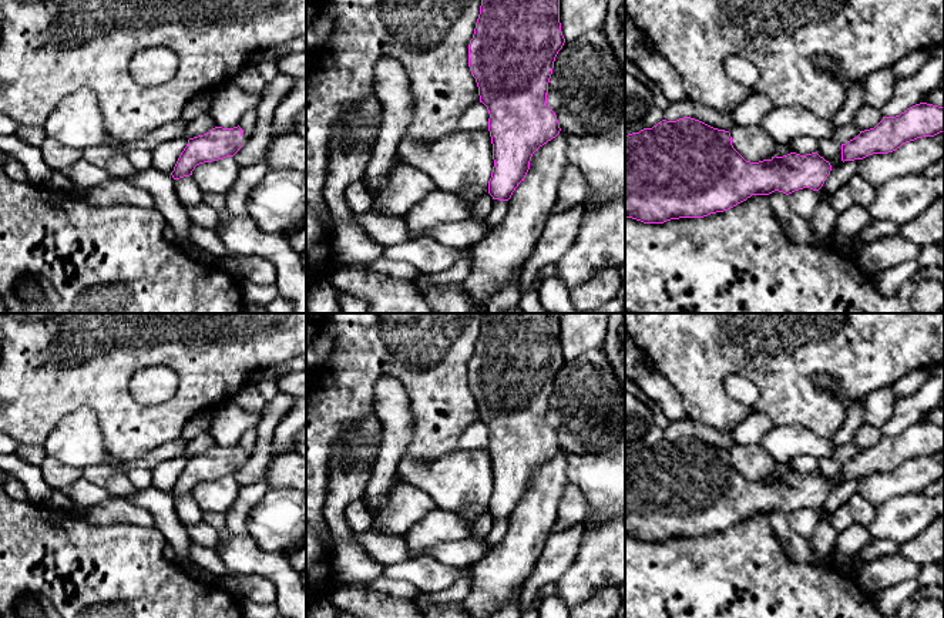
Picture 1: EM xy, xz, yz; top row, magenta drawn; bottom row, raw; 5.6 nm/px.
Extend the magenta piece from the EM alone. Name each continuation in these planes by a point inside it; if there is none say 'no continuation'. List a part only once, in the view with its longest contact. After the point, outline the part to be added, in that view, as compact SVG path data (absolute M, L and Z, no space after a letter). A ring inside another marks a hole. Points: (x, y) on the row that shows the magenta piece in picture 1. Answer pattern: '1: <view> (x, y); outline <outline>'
no continuation

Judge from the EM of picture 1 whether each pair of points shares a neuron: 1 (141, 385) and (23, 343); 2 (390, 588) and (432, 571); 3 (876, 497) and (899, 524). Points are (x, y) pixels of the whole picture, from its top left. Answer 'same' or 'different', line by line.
1: different
2: different
3: different

